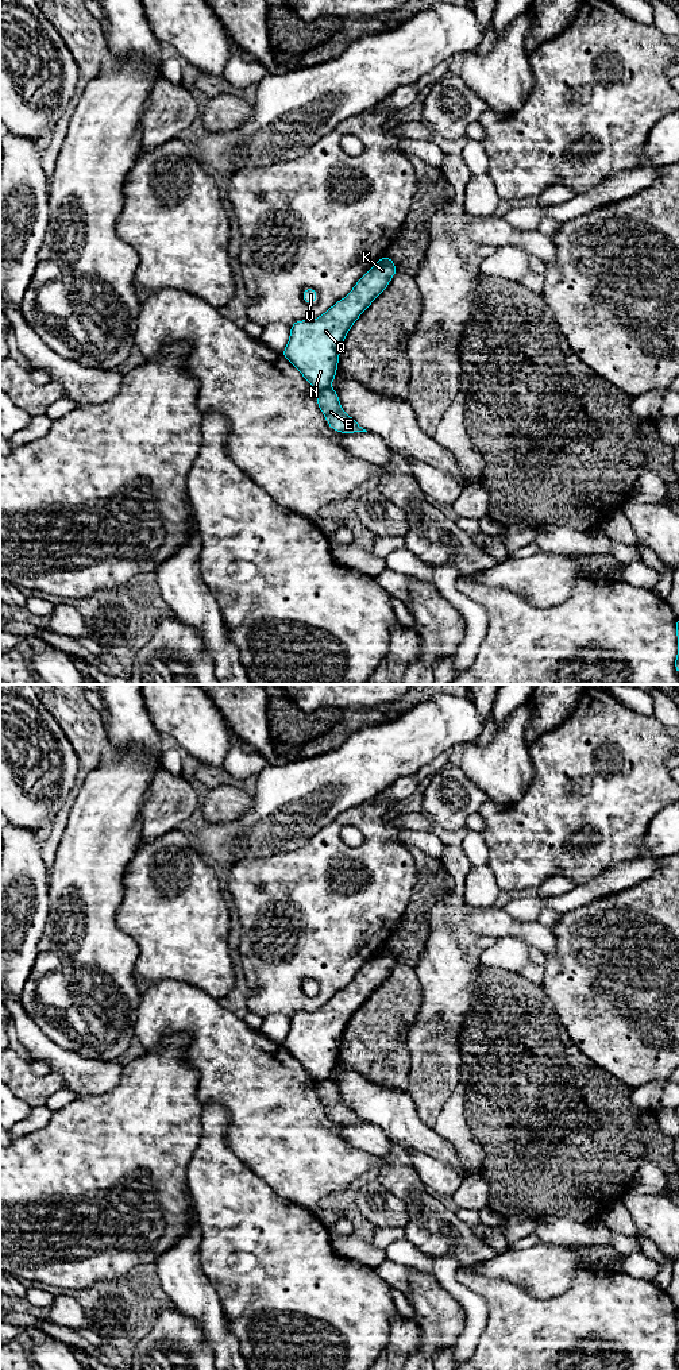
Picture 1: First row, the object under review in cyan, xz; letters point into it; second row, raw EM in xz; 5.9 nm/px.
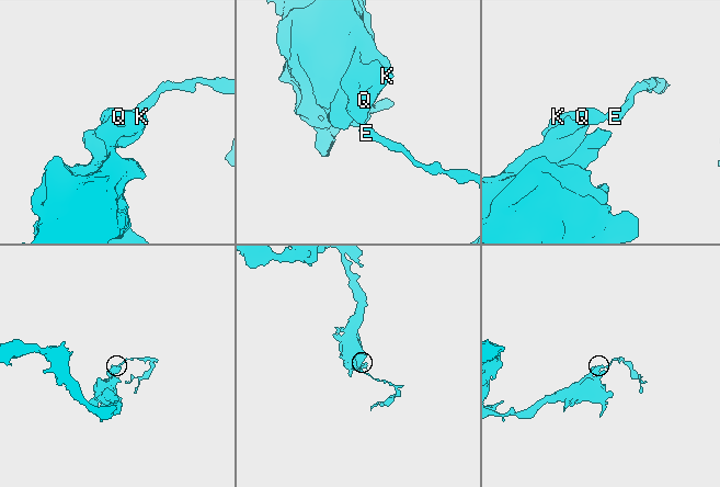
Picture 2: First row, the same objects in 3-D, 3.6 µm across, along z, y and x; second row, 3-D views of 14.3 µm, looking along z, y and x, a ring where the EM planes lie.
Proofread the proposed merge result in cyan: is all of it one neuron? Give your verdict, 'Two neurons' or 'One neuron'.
Two neurons

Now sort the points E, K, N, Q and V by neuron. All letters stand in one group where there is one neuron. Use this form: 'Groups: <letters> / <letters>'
Groups: E / K N Q V

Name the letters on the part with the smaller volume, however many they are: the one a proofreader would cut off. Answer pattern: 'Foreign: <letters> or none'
Foreign: E

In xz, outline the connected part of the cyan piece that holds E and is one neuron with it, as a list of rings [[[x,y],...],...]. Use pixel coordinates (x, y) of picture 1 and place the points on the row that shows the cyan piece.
[[[327,387],[324,390],[319,390],[317,405],[332,429],[342,433],[367,432],[358,425],[354,418],[343,412],[339,397],[333,389]]]

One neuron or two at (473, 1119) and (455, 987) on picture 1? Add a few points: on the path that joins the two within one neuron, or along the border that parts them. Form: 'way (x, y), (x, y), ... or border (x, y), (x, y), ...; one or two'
border (481, 1006), (481, 1010), (460, 1031); two

